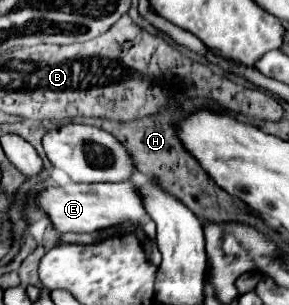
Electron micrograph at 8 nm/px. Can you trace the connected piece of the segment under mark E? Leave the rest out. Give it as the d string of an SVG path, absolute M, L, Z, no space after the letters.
M131 179L123 183L71 183L65 187L49 187L39 195L39 207L51 217L59 233L95 233L123 223L145 225L149 221L139 185Z

